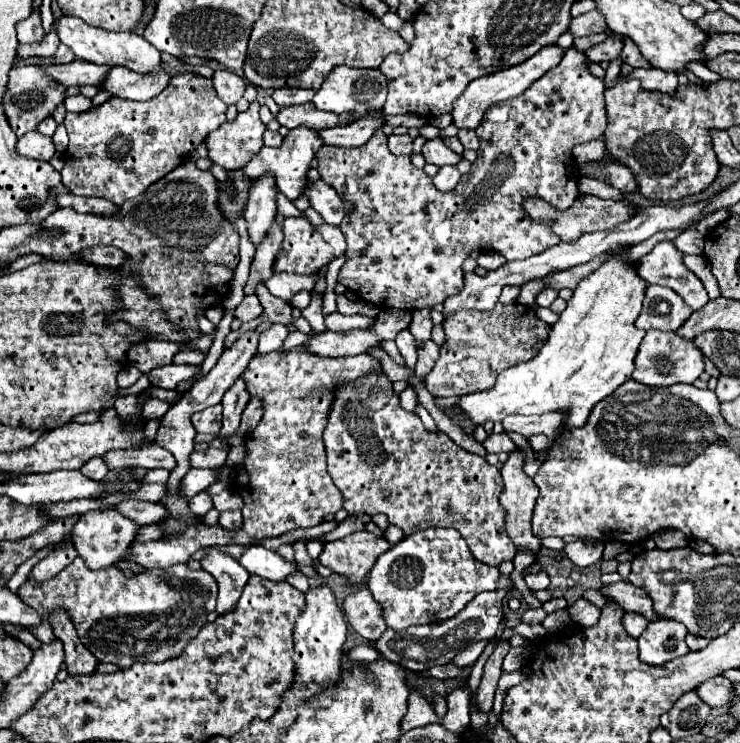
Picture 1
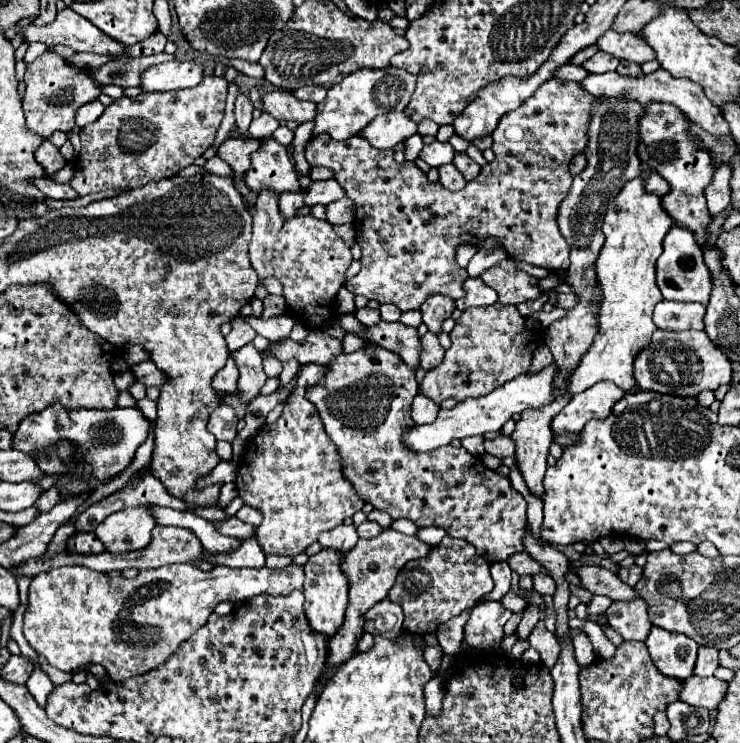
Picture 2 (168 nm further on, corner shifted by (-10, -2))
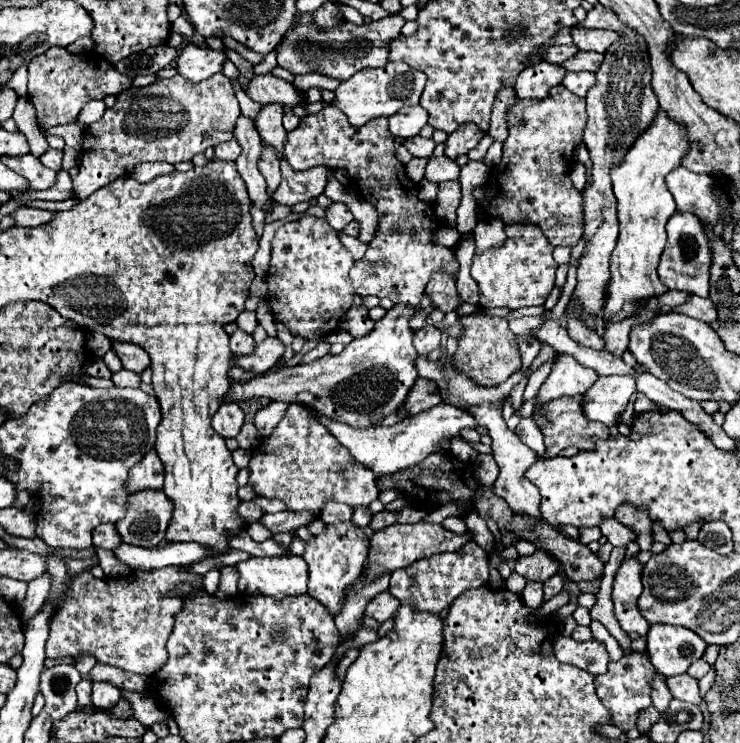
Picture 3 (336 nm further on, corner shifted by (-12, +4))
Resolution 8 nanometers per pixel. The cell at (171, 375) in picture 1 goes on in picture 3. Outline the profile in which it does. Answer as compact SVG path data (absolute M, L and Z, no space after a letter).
M114 342L112 348L116 350L116 354L122 360L122 366L126 370L132 370L136 374L142 374L150 366L150 356L140 346L136 346L136 344Z

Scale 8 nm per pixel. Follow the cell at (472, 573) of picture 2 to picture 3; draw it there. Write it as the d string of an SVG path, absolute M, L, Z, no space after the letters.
M468 540L460 552L444 552L434 554L430 558L416 560L408 568L394 570L390 574L390 594L396 596L402 604L408 604L418 610L426 610L430 614L440 614L446 606L450 606L460 594L472 588L482 588L488 582L488 552L480 548L474 540Z

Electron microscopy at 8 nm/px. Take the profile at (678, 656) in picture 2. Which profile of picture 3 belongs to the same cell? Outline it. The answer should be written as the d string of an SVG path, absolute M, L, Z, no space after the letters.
M652 624L646 642L654 668L668 678L684 674L706 650L706 642L696 632L682 626Z

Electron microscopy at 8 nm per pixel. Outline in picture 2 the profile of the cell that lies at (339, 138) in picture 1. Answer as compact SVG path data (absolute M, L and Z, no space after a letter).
M388 112L380 114L362 130L362 136L368 138L368 142L374 148L394 148L396 144L408 140L418 132L418 124L404 112Z

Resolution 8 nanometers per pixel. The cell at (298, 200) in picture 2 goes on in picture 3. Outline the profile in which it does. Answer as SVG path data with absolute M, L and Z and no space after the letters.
M282 160L282 182L278 190L274 192L274 200L278 204L294 206L302 200L310 200L314 196L320 196L326 186L326 174L330 168L316 166L308 170L292 170L292 166Z

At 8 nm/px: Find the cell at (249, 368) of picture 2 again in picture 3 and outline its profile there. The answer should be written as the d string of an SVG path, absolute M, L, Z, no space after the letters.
M236 330L230 336L230 350L234 356L248 356L248 352L252 352L254 346L256 346L254 338L242 330Z

